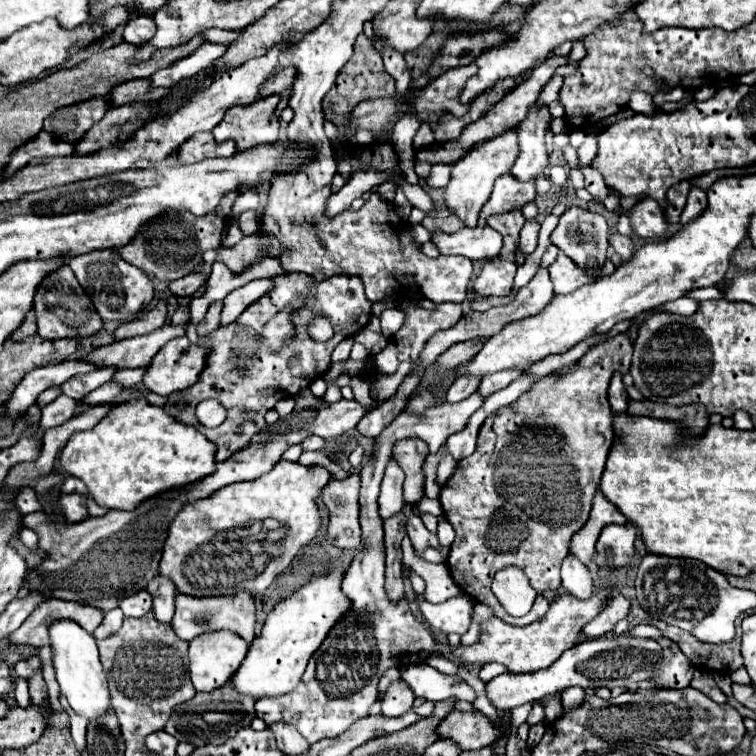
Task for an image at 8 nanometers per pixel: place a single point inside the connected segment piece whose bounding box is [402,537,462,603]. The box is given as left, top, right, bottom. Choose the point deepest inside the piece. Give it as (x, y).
(439, 586)

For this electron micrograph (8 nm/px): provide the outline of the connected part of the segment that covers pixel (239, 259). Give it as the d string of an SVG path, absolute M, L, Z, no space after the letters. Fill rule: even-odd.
M260 235L242 239L234 247L218 247L203 254L205 263L220 262L230 267L232 273L242 273L246 265L256 259L264 259L268 255L278 255L280 245L274 239L264 239Z

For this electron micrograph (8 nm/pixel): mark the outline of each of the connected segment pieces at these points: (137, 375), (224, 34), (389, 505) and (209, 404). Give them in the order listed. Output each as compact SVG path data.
M137 368L137 369L120 369L114 373L112 381L118 383L122 389L132 389L132 387L140 387L142 383L142 375L146 372L146 368Z
M209 29L203 33L206 41L212 43L227 43L231 45L241 35L242 31L228 31L220 29Z
M390 459L386 465L386 473L378 497L378 513L382 515L382 519L388 519L402 511L404 507L402 483L404 483L404 471L394 463L394 459Z
M208 399L196 406L196 417L202 425L215 428L225 421L226 410L217 400Z

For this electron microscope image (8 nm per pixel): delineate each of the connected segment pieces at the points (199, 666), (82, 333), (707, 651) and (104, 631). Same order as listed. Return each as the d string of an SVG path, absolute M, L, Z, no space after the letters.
M210 631L204 635L198 635L190 641L188 657L190 657L190 679L196 687L196 691L212 691L216 687L222 687L240 667L248 653L248 643L240 637L234 635L232 631Z
M64 263L58 271L52 271L42 279L34 295L34 313L38 323L38 335L42 339L64 339L64 337L86 337L102 329L92 301L88 299L82 285L76 281L70 267Z
M652 621L652 625L662 629L662 633L668 639L676 641L680 645L682 653L692 661L692 665L698 663L710 671L736 671L744 665L744 661L740 657L740 631L730 643L712 645L712 643L702 643L694 635L690 635L678 627L666 625L662 621Z
M114 609L114 611L108 611L104 613L104 619L102 623L96 627L96 631L92 633L96 639L102 639L106 635L112 635L114 631L118 631L122 627L124 621L123 612L120 609Z

